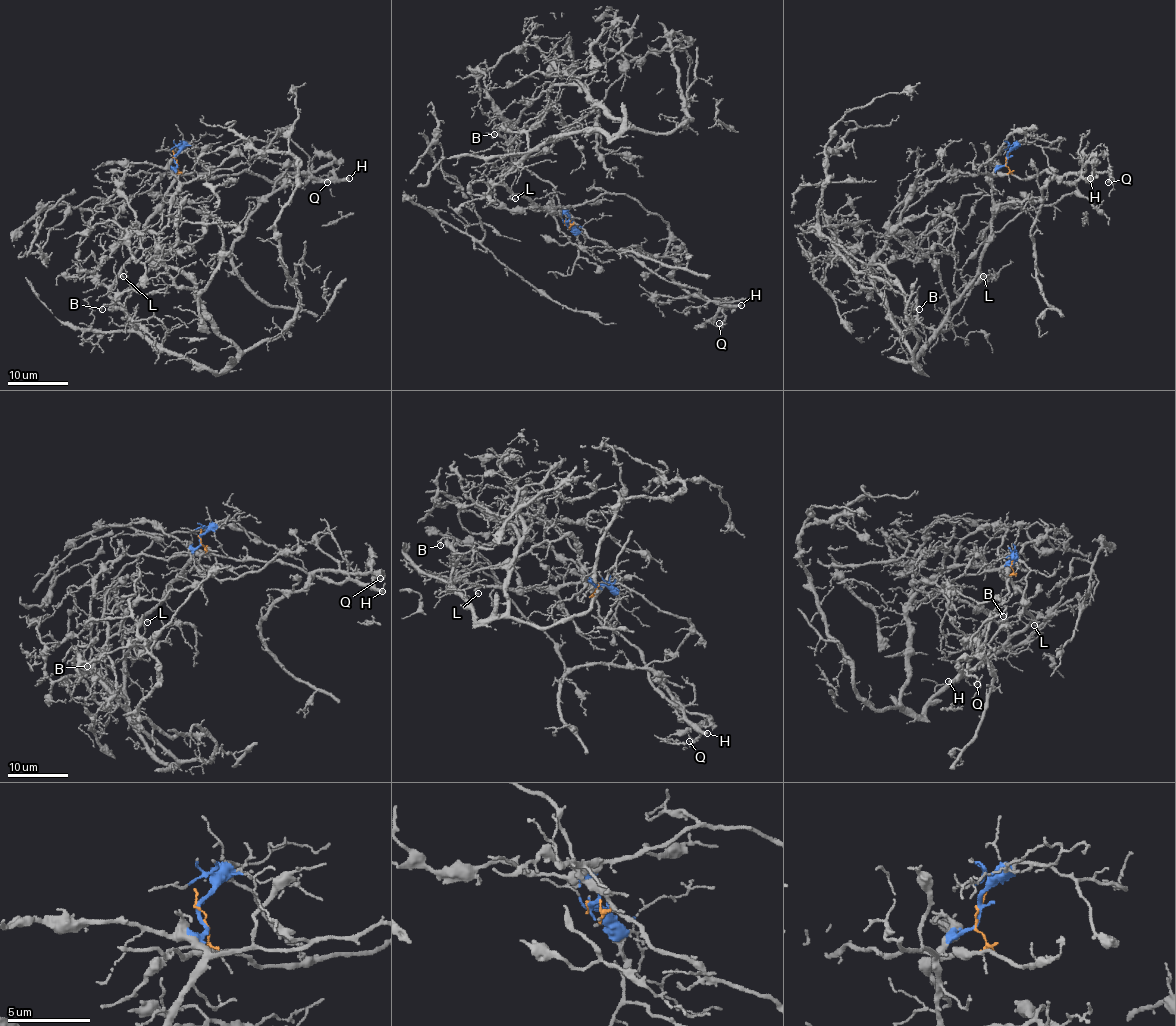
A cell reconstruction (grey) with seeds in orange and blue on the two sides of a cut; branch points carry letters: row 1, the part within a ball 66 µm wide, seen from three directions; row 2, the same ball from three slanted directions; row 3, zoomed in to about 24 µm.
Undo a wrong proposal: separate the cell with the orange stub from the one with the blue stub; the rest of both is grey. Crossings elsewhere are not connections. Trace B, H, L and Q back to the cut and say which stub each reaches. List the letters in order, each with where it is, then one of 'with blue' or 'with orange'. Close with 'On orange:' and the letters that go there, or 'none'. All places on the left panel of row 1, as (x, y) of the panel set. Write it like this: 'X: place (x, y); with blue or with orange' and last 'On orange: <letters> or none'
B: place (102, 309); with blue
H: place (349, 178); with orange
L: place (123, 276); with blue
Q: place (327, 182); with orange
On orange: H, Q

